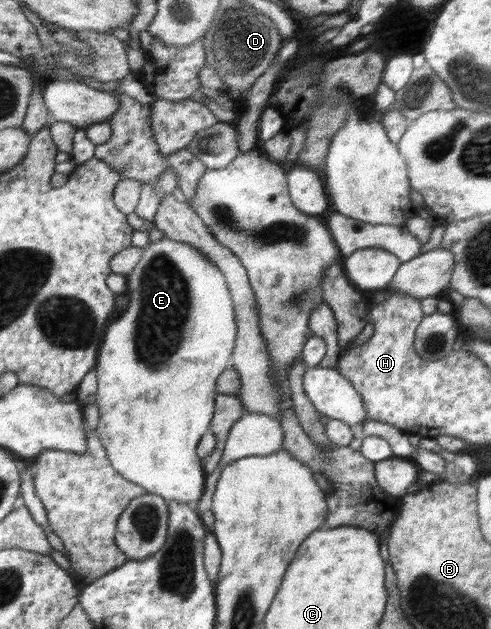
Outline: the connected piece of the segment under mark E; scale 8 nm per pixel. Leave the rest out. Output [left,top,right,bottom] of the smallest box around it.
[93,237,237,505]

